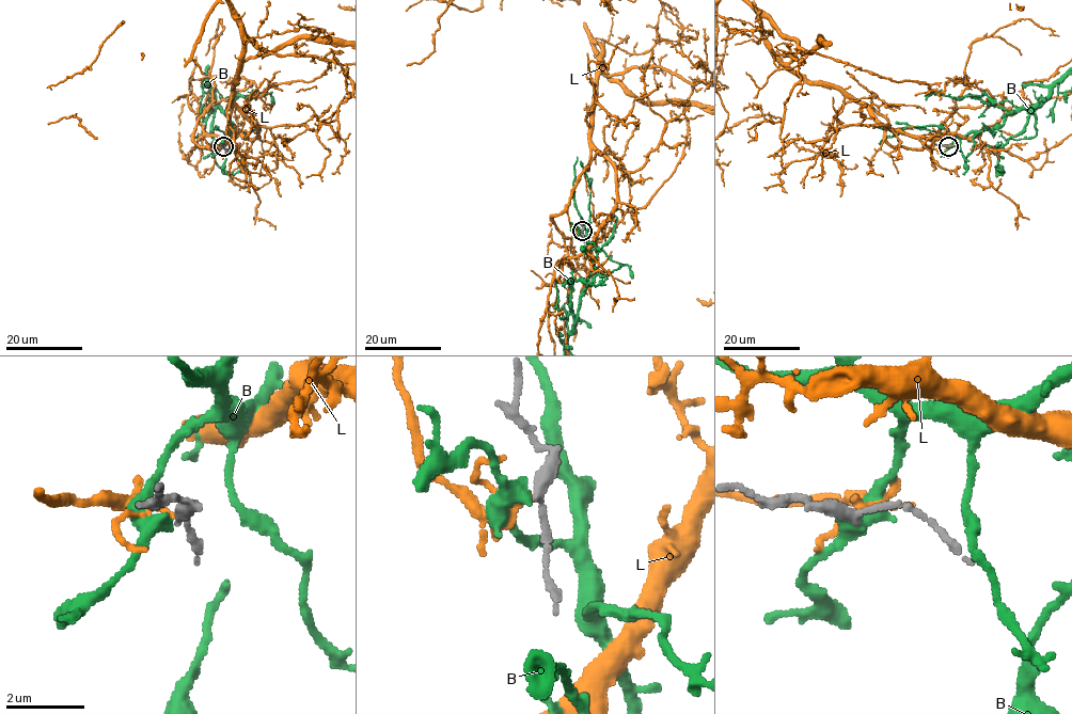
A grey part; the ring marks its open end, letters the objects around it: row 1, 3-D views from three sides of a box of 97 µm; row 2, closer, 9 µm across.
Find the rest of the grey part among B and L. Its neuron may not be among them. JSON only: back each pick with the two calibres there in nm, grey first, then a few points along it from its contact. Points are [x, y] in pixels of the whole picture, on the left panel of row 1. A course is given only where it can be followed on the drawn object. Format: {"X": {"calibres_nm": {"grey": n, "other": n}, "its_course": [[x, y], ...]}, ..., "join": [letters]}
{"L": {"calibres_nm": {"grey": 260, "other": 140}}, "join": ["L"]}

